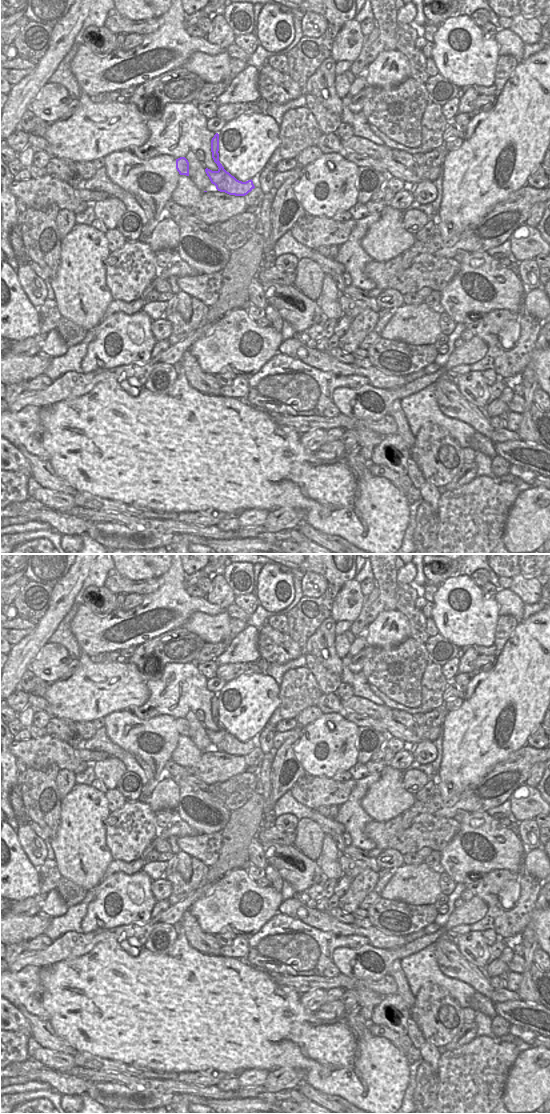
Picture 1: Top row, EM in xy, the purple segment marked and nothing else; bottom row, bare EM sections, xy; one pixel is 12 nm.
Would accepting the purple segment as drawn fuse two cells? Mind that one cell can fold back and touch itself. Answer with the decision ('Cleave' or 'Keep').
Cleave.

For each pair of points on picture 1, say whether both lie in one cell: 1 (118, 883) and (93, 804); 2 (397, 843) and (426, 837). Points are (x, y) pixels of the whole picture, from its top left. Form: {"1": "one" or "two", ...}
{"1": "two", "2": "one"}

